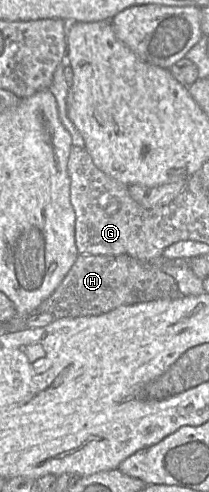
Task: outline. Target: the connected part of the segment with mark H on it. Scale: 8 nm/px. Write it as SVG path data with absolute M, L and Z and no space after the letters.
M127 254L78 255L57 288L41 302L34 312L46 312L59 318L95 316L122 305L132 305L159 299L184 296L177 282L160 270L154 262L141 262Z

